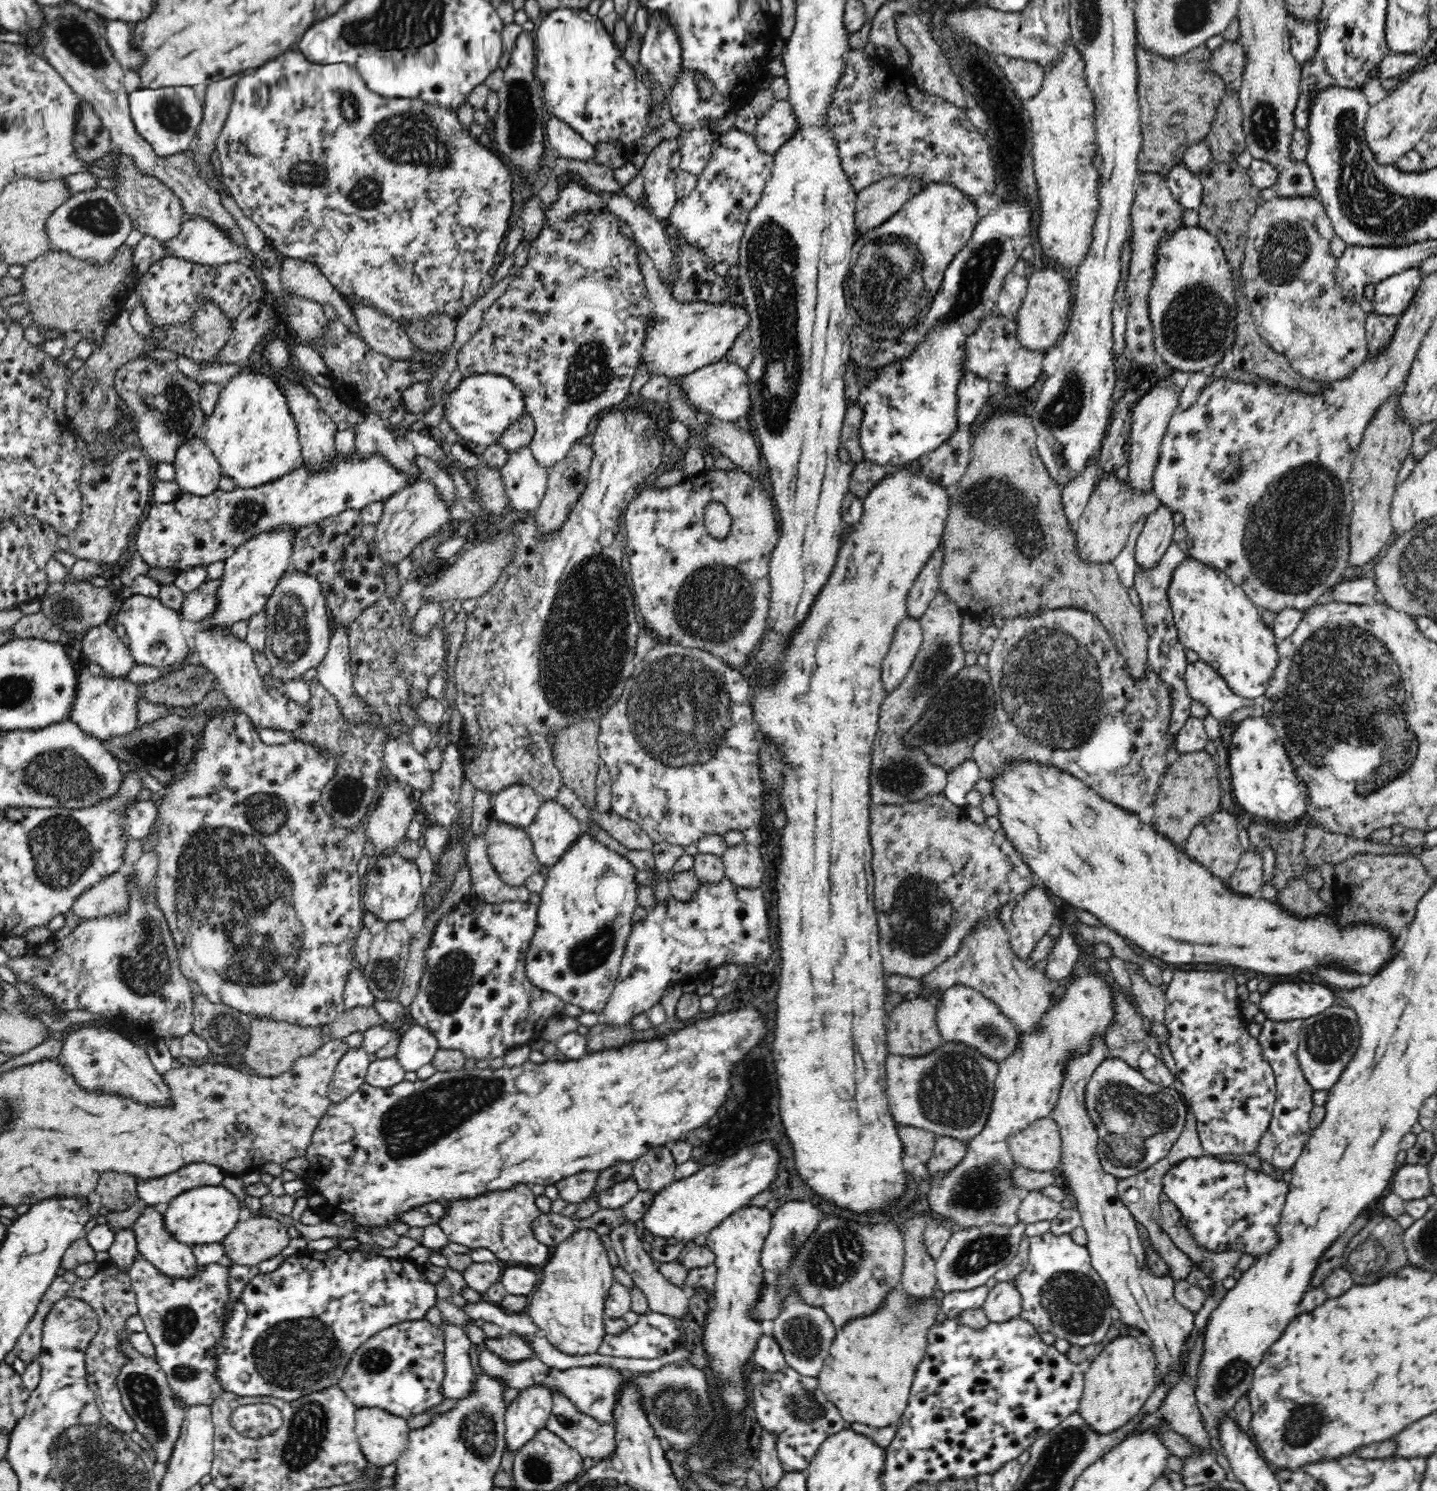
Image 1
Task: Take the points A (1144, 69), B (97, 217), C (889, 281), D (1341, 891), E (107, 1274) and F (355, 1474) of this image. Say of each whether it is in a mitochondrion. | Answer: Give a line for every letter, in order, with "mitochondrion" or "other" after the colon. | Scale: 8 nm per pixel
A: other
B: mitochondrion
C: mitochondrion
D: other
E: other
F: other

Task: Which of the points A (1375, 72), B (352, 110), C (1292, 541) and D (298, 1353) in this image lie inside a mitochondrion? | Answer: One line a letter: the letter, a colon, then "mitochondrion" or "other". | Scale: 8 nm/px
A: other
B: mitochondrion
C: mitochondrion
D: mitochondrion

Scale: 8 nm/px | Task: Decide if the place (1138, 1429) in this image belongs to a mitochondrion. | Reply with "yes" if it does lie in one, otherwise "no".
no

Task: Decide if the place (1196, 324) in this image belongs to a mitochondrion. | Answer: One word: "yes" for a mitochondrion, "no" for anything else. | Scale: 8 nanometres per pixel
yes

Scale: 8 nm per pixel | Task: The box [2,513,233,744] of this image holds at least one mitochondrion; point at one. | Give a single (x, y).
(70, 611)

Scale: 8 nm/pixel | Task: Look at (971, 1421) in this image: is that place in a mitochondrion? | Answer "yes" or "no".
no

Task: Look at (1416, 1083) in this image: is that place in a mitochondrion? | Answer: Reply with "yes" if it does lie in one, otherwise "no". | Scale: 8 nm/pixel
no

